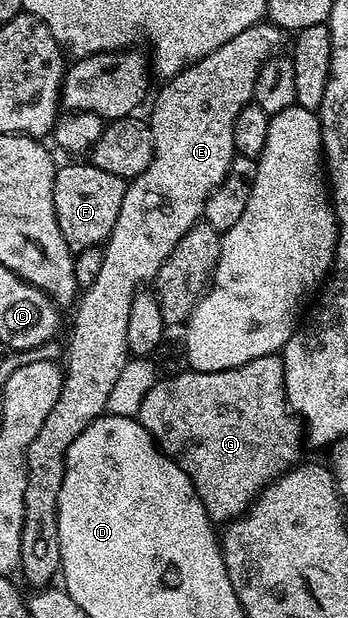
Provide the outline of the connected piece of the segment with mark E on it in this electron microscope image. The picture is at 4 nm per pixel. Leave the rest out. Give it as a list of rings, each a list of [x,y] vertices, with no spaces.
[[[261,21],[250,29],[242,29],[238,37],[226,41],[226,45],[214,49],[214,53],[202,57],[198,62],[187,64],[183,71],[167,80],[152,103],[152,116],[146,119],[154,141],[152,160],[137,179],[127,184],[122,209],[118,209],[118,221],[114,221],[114,229],[102,247],[102,269],[94,285],[83,288],[75,304],[76,316],[72,319],[72,332],[68,335],[68,367],[66,363],[62,371],[64,385],[50,413],[46,413],[38,435],[34,441],[30,441],[26,457],[26,495],[18,568],[19,574],[24,574],[25,581],[29,583],[29,588],[43,589],[55,580],[52,578],[60,575],[58,493],[62,489],[64,454],[70,449],[74,437],[78,437],[78,433],[82,433],[90,421],[107,412],[110,389],[114,389],[118,373],[122,373],[129,361],[126,329],[130,321],[130,305],[138,294],[136,286],[139,283],[151,284],[160,272],[160,265],[176,250],[180,238],[192,226],[201,222],[206,201],[211,197],[213,189],[226,177],[232,160],[238,154],[234,145],[236,115],[247,103],[253,102],[260,66],[279,52],[276,50],[283,39],[286,39],[285,32],[271,21]]]

